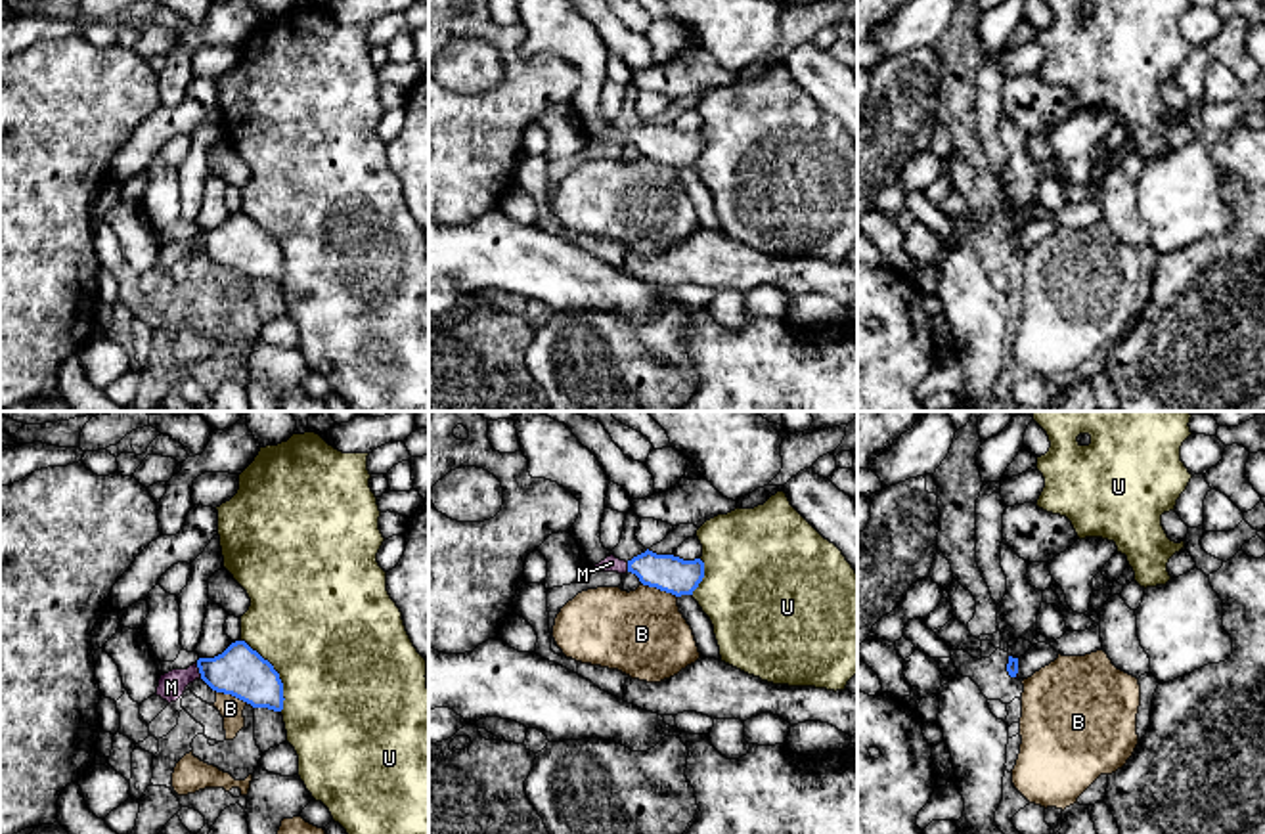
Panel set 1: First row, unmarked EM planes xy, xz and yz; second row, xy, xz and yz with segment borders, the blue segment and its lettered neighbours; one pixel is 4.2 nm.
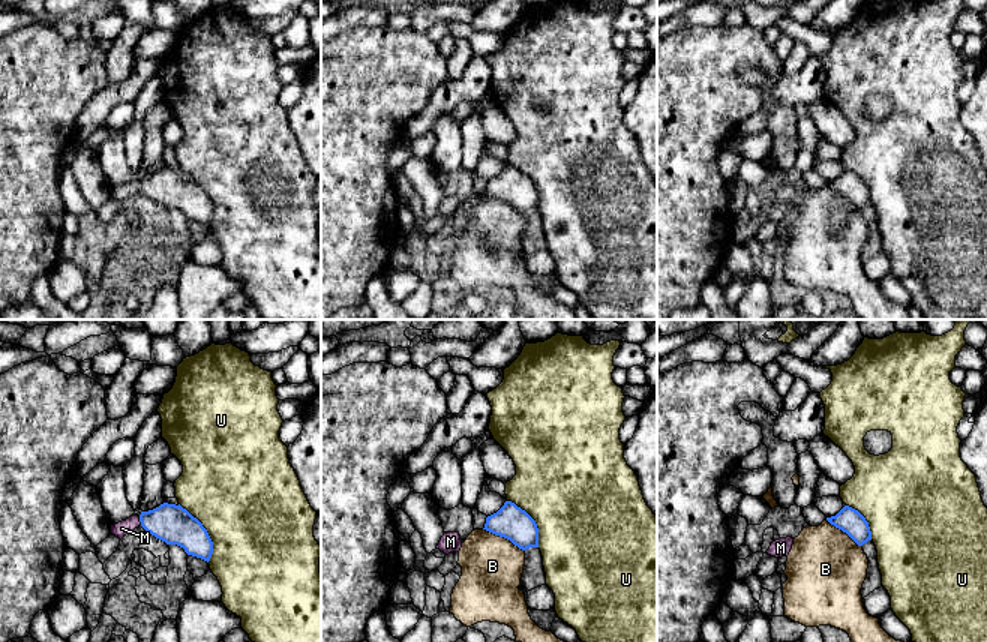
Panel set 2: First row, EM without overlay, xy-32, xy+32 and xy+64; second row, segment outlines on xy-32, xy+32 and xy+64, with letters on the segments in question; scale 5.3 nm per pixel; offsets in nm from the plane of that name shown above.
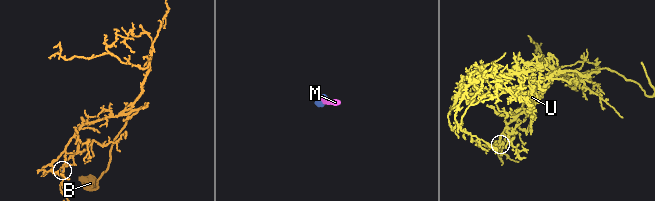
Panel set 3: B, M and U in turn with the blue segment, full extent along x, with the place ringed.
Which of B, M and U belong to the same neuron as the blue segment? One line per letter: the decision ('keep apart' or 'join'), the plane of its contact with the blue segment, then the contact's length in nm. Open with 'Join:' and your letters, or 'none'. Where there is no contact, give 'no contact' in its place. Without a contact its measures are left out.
Join: M
B: keep apart; meets blue in xz; contact 170 nm long
M: join; meets blue in xy; contact 70 nm long
U: keep apart; meets blue in xy; contact 340 nm long

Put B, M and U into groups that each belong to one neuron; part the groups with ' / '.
B / M / U

